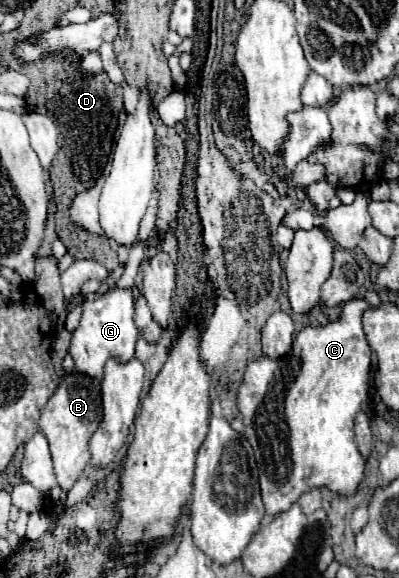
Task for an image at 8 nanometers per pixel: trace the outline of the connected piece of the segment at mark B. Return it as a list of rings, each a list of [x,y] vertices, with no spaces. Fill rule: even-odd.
[[[74,372],[74,374],[66,374],[60,380],[58,390],[42,410],[40,430],[48,438],[52,460],[54,460],[54,474],[56,474],[58,486],[64,492],[68,492],[74,486],[74,482],[78,480],[78,476],[88,464],[88,438],[94,434],[102,418],[100,402],[102,402],[100,382],[86,374]]]

